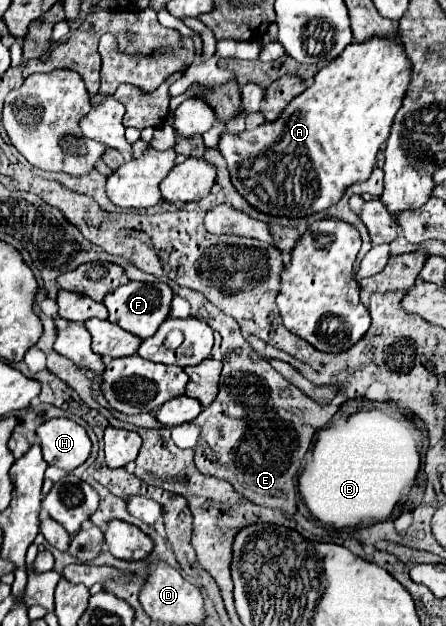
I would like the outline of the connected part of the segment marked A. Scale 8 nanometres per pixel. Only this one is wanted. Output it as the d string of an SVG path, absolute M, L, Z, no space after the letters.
M370 38L362 44L352 42L336 60L318 70L312 86L296 96L274 122L264 122L256 130L222 134L220 154L226 160L232 186L250 206L268 216L306 218L338 204L348 186L364 182L376 162L380 146L388 140L394 114L402 106L410 82L410 62L404 46L396 38Z

